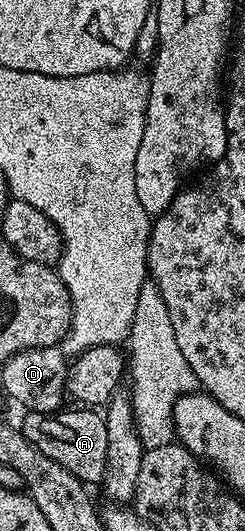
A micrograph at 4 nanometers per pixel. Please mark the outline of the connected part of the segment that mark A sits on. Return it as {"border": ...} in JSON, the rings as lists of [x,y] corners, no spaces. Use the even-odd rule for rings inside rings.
{"border":[[[72,407],[56,413],[26,412],[25,422],[20,422],[21,434],[27,438],[47,459],[55,459],[59,467],[67,467],[86,483],[100,482],[107,468],[107,427],[100,412],[89,407]]]}

